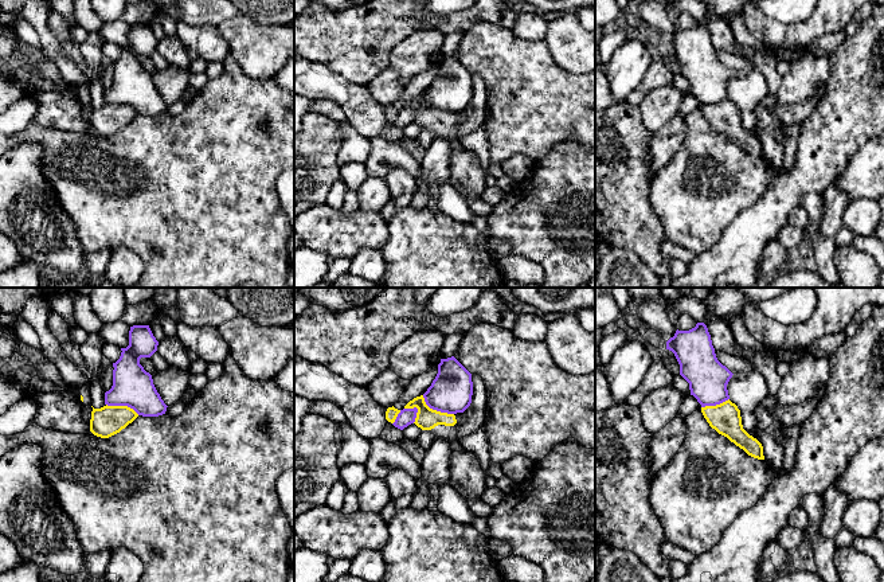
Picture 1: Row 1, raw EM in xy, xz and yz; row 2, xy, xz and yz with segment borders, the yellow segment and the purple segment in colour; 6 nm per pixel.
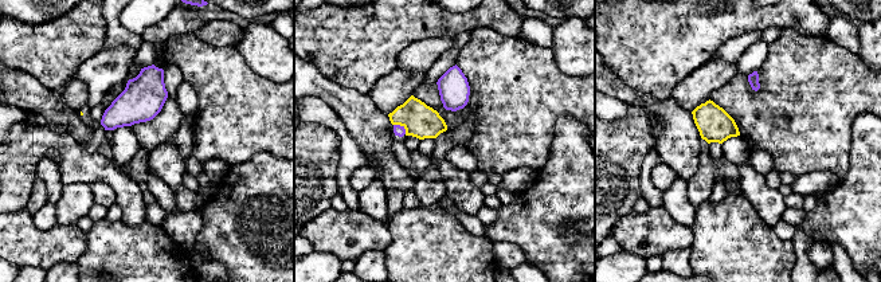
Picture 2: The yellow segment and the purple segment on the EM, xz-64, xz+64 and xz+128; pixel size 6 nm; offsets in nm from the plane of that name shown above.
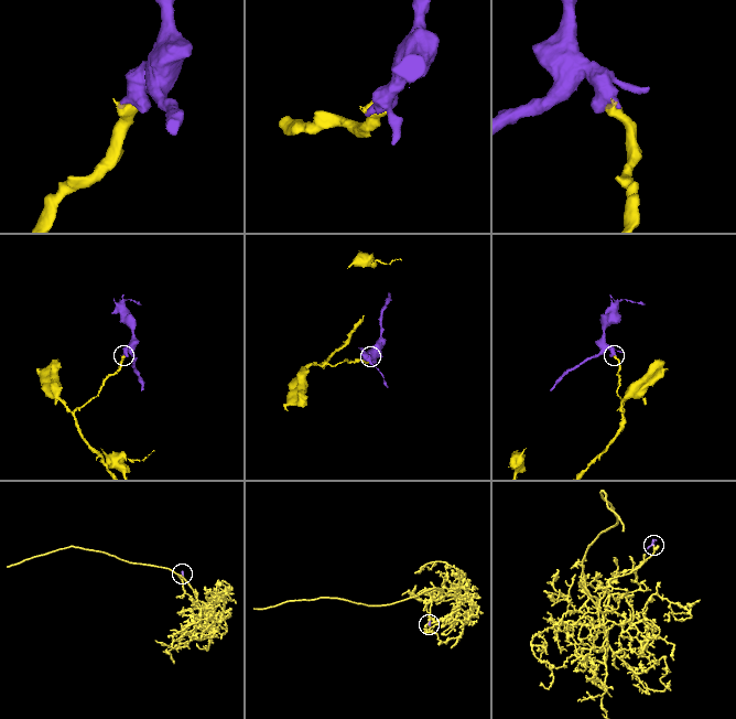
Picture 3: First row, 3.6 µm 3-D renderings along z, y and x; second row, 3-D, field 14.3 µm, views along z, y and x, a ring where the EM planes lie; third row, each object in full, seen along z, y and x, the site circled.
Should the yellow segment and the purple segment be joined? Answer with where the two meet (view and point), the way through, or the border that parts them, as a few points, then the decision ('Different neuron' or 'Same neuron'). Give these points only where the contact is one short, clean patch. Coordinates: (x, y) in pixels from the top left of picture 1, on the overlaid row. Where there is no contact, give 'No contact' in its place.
Touches yellow at xz (435, 410). Boundary: xz (422, 395), (430, 407), (453, 414). Different neuron

